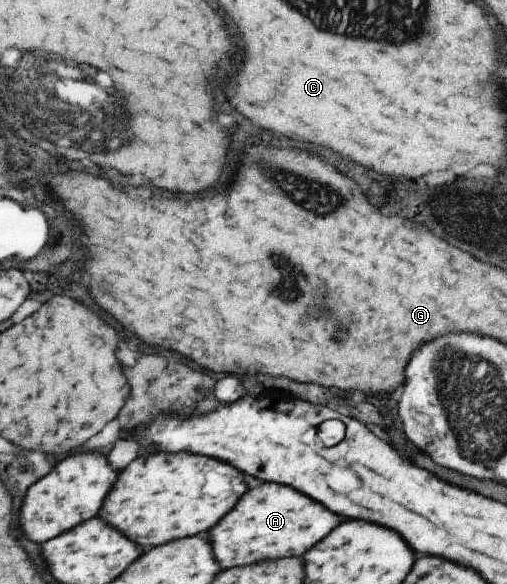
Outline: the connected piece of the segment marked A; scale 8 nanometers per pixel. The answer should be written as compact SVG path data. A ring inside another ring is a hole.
M265 482L255 490L247 490L237 506L213 528L213 554L221 568L243 566L259 560L277 560L285 556L301 556L315 542L325 538L339 524L339 516L313 502L305 494ZM243 524L243 526L241 526Z

